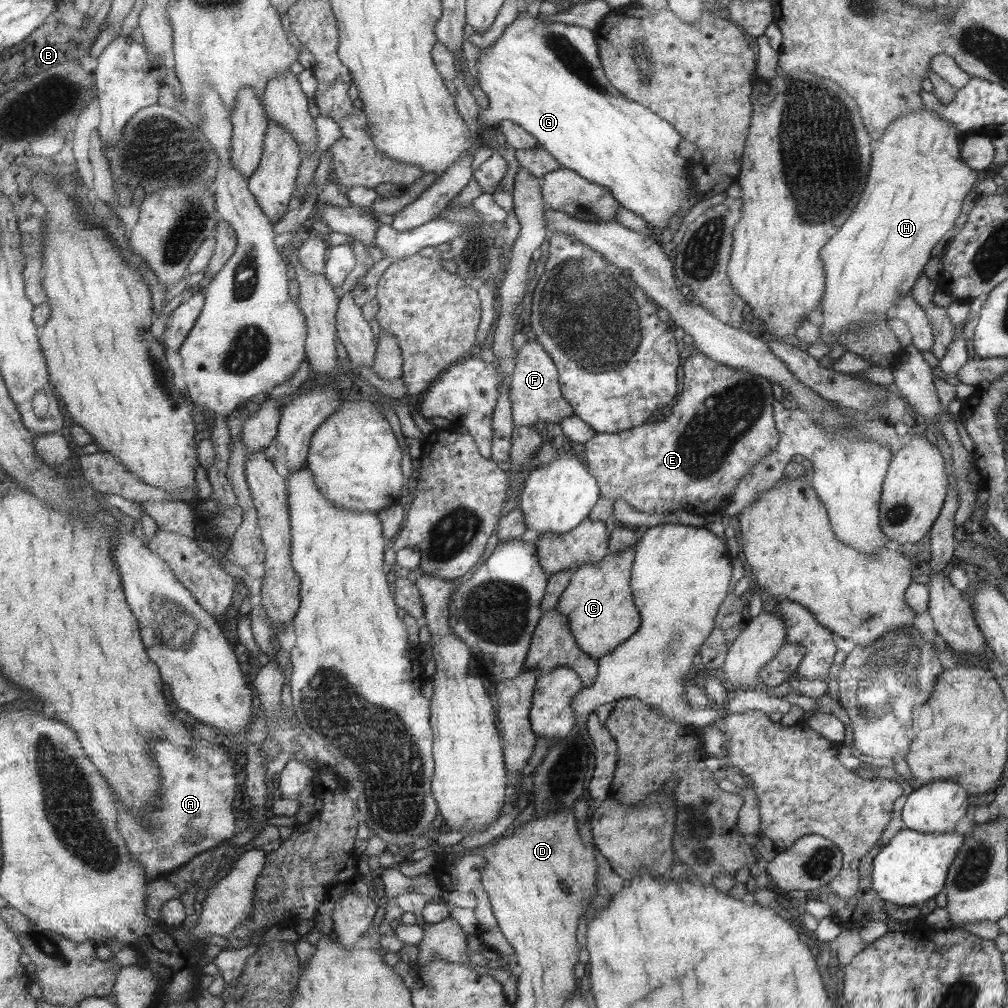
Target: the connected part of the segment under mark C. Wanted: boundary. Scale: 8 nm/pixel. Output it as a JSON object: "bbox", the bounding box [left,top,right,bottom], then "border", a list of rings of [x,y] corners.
{"bbox":[556,544,640,660],"border":[[[636,544],[629,550],[617,551],[602,561],[583,563],[573,570],[565,590],[559,597],[556,609],[567,617],[567,626],[575,643],[589,658],[599,660],[609,654],[640,628],[640,613],[632,598],[631,570],[635,560]]]}

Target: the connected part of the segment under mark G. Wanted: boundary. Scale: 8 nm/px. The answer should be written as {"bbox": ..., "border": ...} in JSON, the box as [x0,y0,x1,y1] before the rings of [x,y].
{"bbox":[475,12,698,237],"border":[[[526,12],[519,14],[491,45],[481,50],[475,68],[479,88],[488,100],[486,109],[480,109],[477,114],[481,131],[501,120],[509,120],[524,128],[563,168],[609,189],[614,200],[641,217],[657,237],[666,230],[672,216],[683,218],[689,207],[698,202],[691,184],[693,178],[687,170],[688,160],[675,154],[681,141],[680,134],[660,115],[625,97],[608,81],[600,64],[595,35],[589,29],[531,18]]]}

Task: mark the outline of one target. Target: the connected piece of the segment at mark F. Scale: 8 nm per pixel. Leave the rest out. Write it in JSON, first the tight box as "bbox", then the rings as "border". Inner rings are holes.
{"bbox":[509,341,573,428],"border":[[[526,341],[517,352],[517,359],[509,374],[509,401],[513,428],[532,426],[538,420],[560,423],[573,415],[572,406],[560,390],[559,372],[555,363],[536,341]]]}

